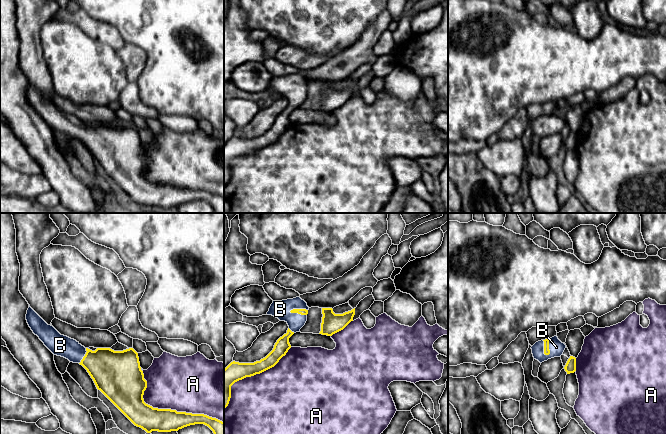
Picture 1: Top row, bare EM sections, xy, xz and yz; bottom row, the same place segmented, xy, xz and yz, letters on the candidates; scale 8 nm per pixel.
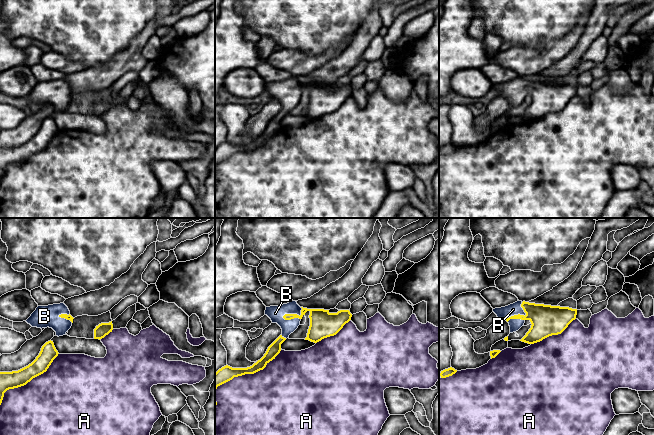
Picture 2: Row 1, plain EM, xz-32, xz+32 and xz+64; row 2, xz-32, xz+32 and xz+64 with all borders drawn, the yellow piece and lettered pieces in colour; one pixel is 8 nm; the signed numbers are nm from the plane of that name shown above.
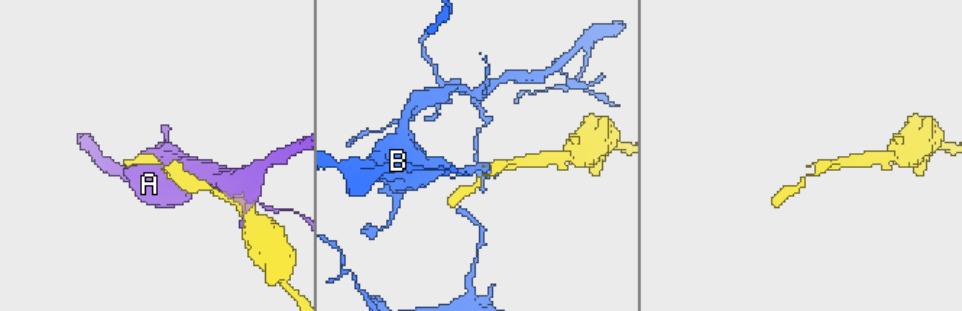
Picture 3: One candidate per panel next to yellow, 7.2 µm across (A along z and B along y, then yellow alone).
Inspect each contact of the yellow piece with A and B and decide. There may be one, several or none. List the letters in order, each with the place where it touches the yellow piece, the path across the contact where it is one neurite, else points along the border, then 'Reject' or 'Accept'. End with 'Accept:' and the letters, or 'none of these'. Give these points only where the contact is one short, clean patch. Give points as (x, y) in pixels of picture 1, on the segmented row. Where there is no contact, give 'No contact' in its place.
A: Touches yellow at xy (167, 409). Reject
B: Touches yellow at xz (298, 309). Path across: xz (300, 311), (298, 309), (280, 309). Accept
Accept: B

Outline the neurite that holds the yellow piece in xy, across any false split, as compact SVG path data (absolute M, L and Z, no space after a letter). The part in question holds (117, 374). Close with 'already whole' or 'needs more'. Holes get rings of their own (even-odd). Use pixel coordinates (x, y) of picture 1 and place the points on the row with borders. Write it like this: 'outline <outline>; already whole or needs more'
outline M30 305L26 320L33 333L54 355L82 365L93 379L97 389L135 426L147 433L178 431L190 425L204 424L214 434L224 434L224 422L216 418L204 414L158 409L146 404L143 395L147 388L147 381L140 367L138 353L133 348L123 351L97 348L92 351L76 340L61 335Z; needs more

